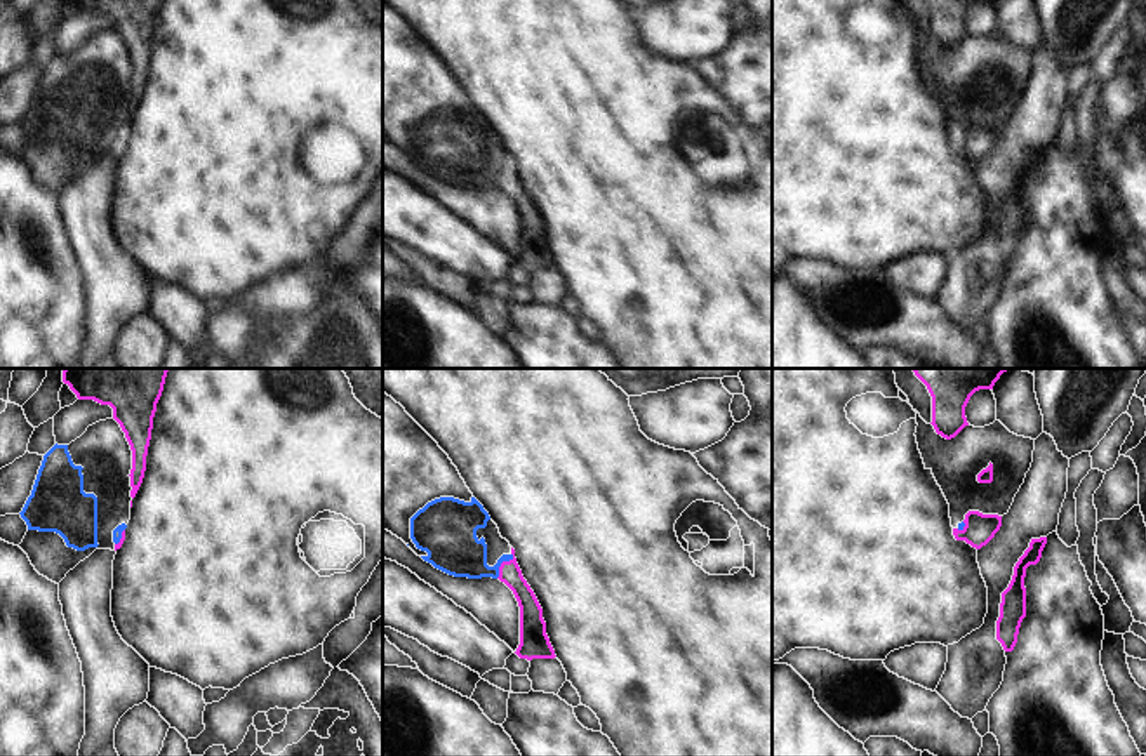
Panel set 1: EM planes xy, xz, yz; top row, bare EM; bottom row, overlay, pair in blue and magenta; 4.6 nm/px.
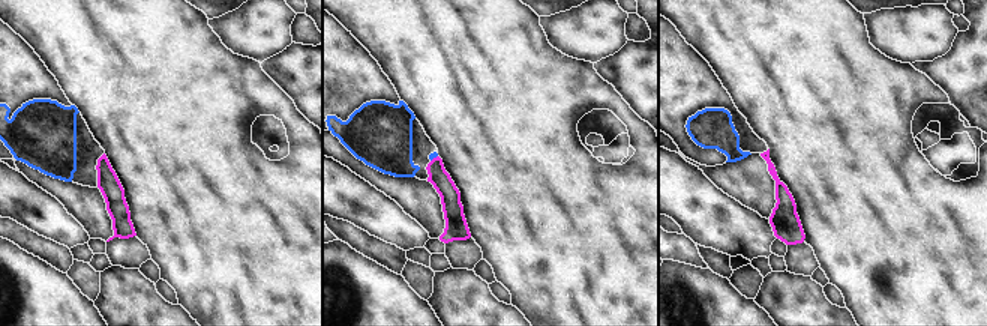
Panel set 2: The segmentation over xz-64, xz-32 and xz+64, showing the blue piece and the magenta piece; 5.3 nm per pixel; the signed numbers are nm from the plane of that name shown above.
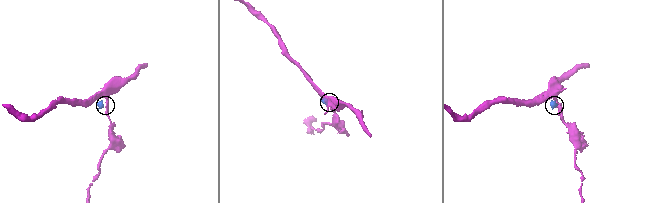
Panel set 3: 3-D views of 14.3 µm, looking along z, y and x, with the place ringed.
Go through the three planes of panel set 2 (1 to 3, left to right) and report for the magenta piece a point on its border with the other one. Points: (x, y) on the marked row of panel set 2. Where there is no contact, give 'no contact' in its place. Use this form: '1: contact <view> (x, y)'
1: no contact
2: contact xz-32 (434, 156)
3: no contact

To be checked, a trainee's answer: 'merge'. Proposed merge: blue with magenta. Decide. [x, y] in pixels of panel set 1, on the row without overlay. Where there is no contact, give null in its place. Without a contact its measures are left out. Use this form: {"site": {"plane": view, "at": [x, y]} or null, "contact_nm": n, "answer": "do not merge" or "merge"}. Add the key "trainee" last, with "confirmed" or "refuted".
{"site": {"plane": "xz", "at": [501, 172]}, "contact_nm": 140, "answer": "do not merge", "trainee": "refuted"}

